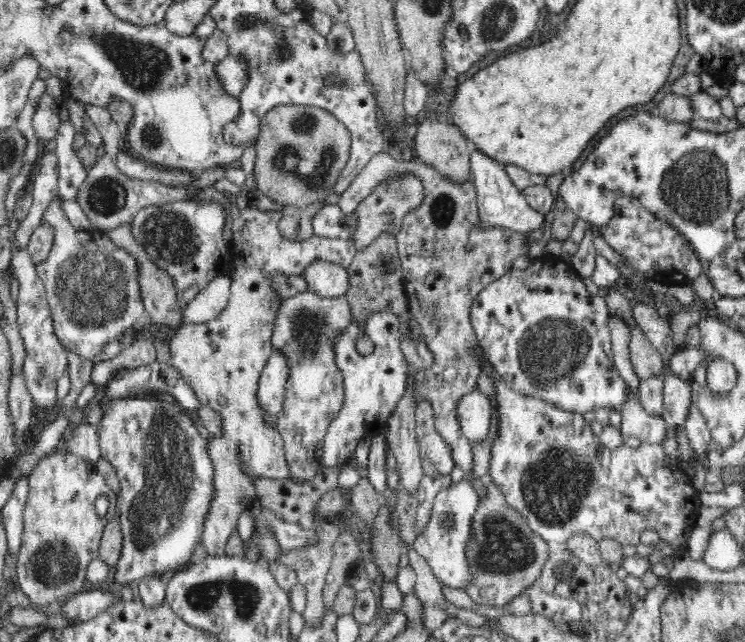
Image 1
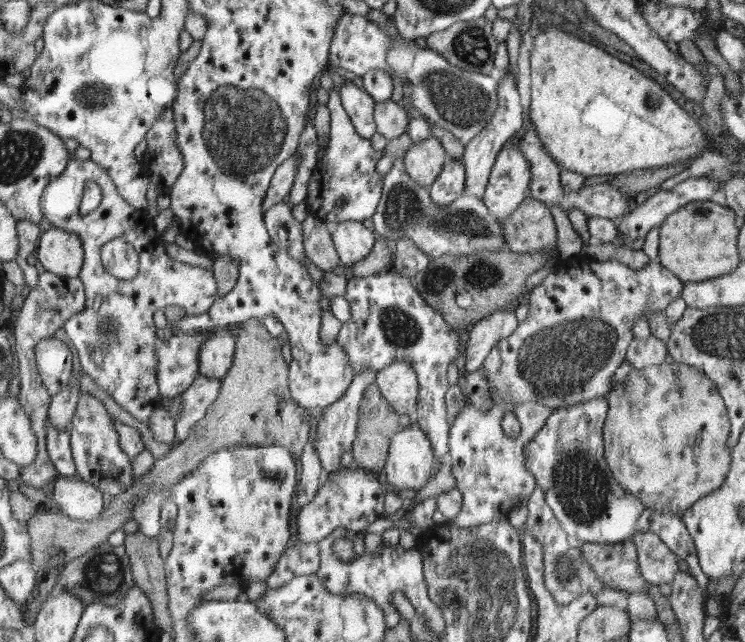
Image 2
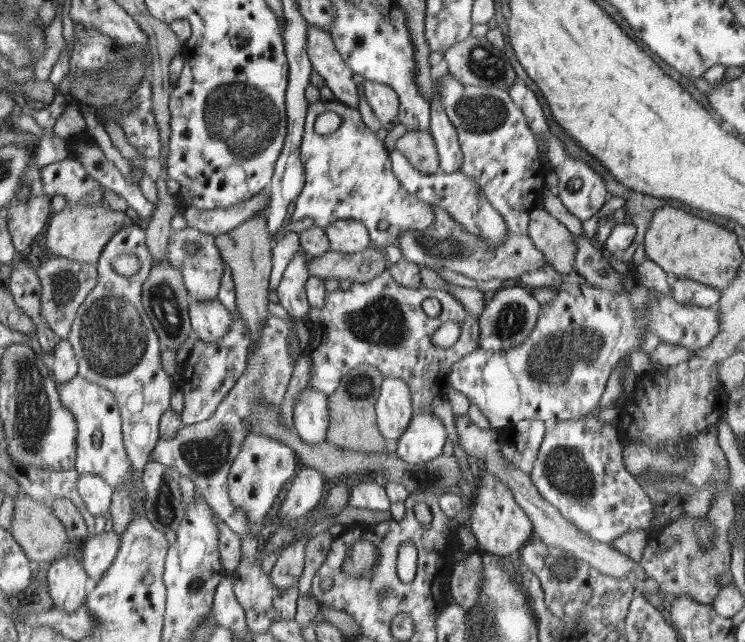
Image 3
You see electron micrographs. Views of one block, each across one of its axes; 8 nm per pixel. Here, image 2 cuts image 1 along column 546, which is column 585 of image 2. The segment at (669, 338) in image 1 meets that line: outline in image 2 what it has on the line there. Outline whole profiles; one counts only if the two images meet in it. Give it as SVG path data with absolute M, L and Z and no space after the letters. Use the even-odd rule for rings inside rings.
M607 397L587 400L571 407L552 409L544 426L524 447L525 467L545 494L554 516L567 536L578 542L620 543L636 533L657 531L664 544L690 567L707 599L709 576L702 572L691 533L680 515L667 515L647 508L633 493L624 490L606 459L603 428L610 410Z

